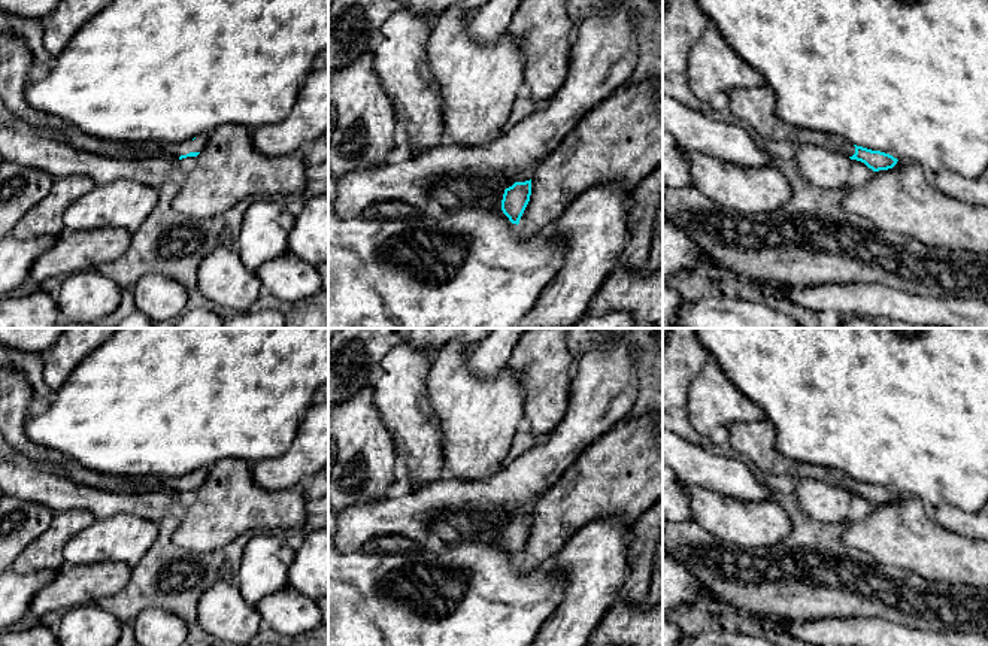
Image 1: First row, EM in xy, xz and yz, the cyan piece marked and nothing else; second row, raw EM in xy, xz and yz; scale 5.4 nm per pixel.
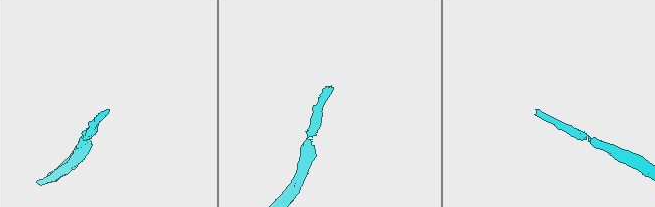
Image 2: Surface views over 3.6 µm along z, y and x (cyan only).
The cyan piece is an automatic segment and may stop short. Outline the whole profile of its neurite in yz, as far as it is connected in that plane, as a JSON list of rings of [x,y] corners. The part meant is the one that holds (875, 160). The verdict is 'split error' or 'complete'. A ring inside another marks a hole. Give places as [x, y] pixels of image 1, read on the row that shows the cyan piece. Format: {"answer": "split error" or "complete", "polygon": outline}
{"answer": "split error", "polygon": [[[767,85],[755,88],[736,88],[730,94],[728,109],[740,121],[752,125],[763,139],[795,142],[797,145],[818,145],[848,155],[851,160],[864,163],[873,172],[888,170],[897,164],[897,158],[881,151],[857,146],[842,136],[797,130],[784,122],[775,113],[776,97]]]}

